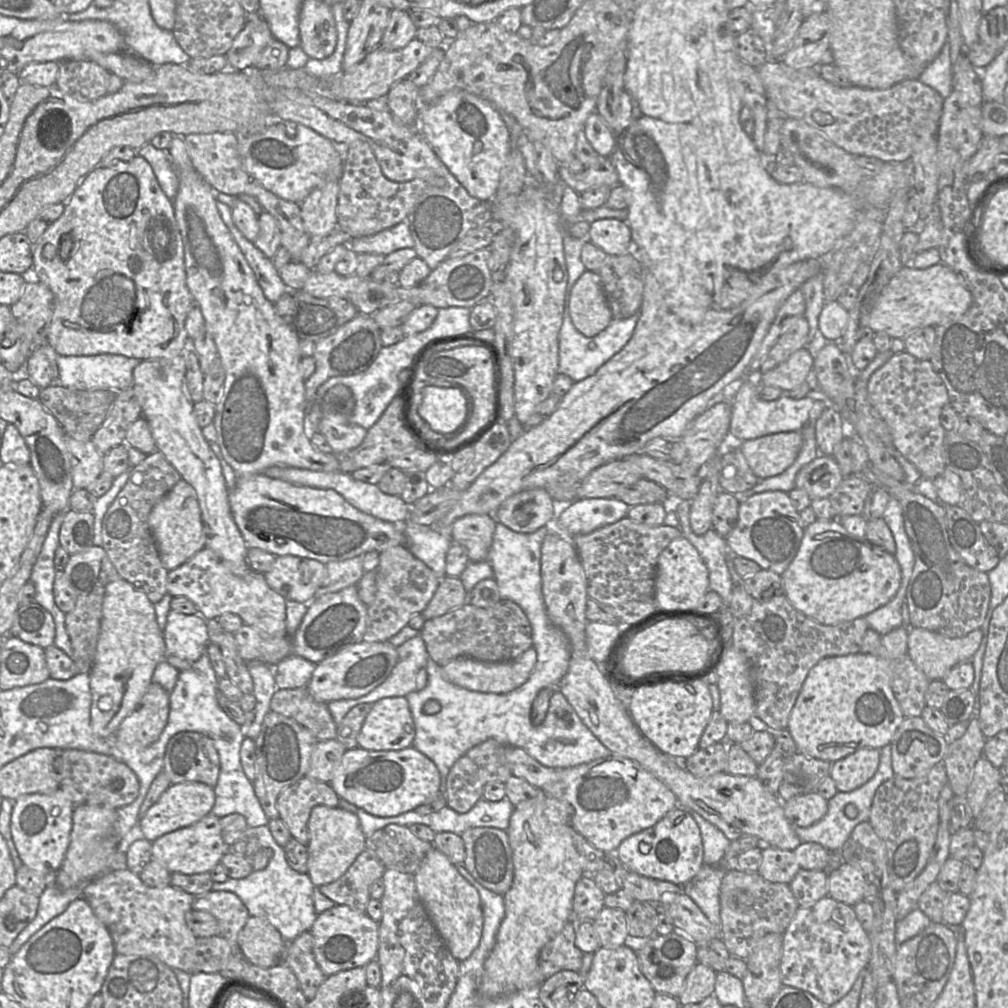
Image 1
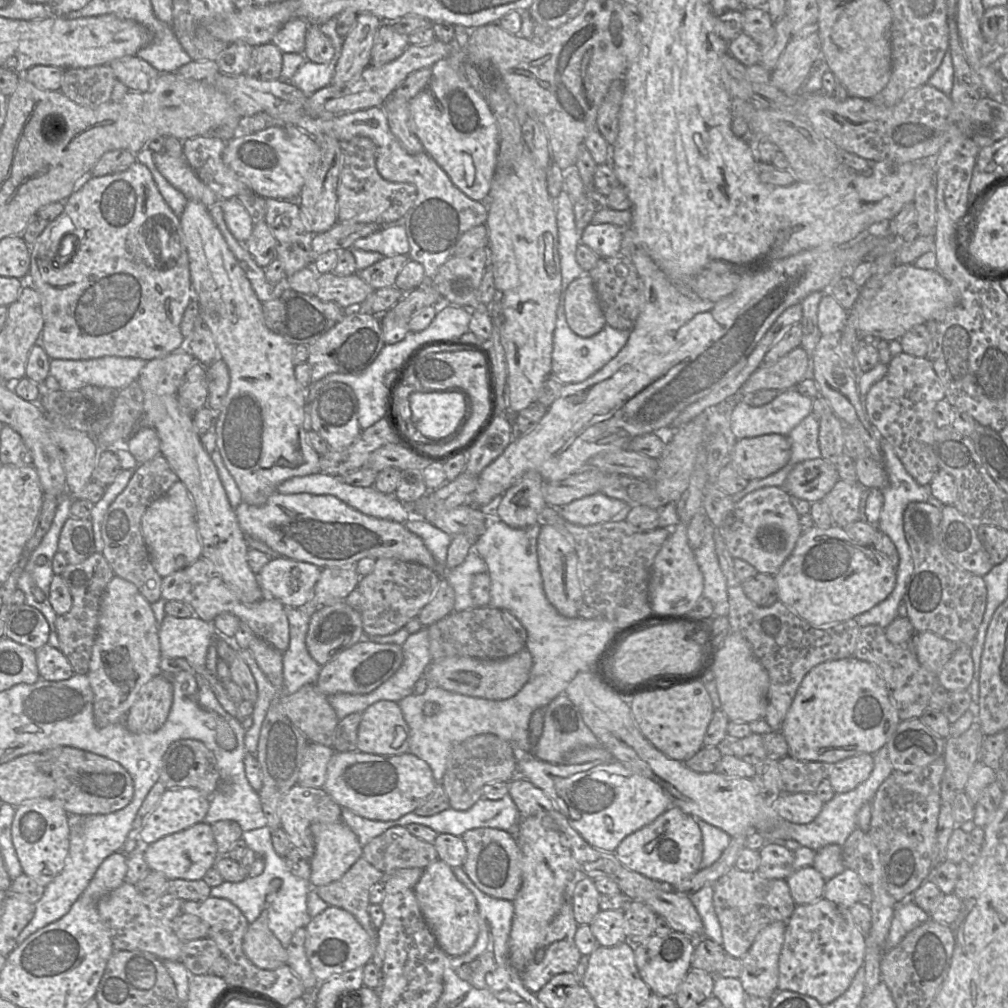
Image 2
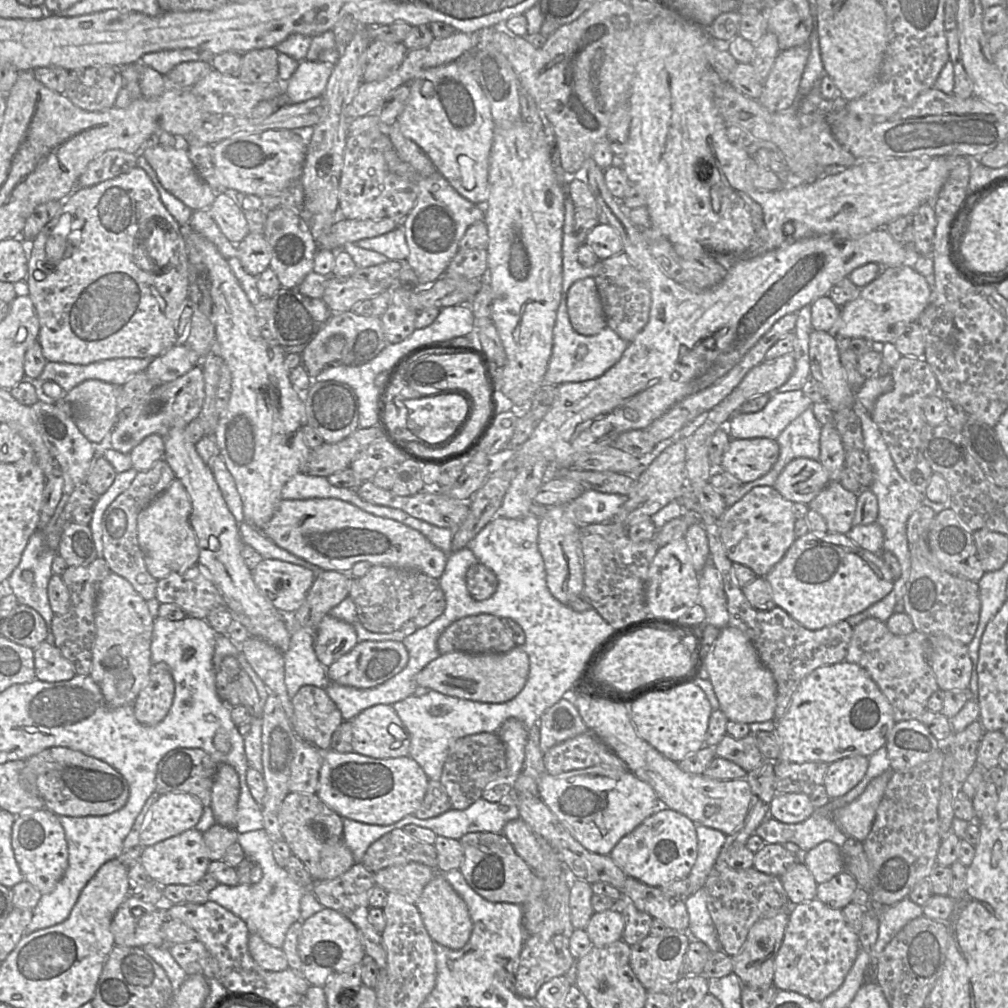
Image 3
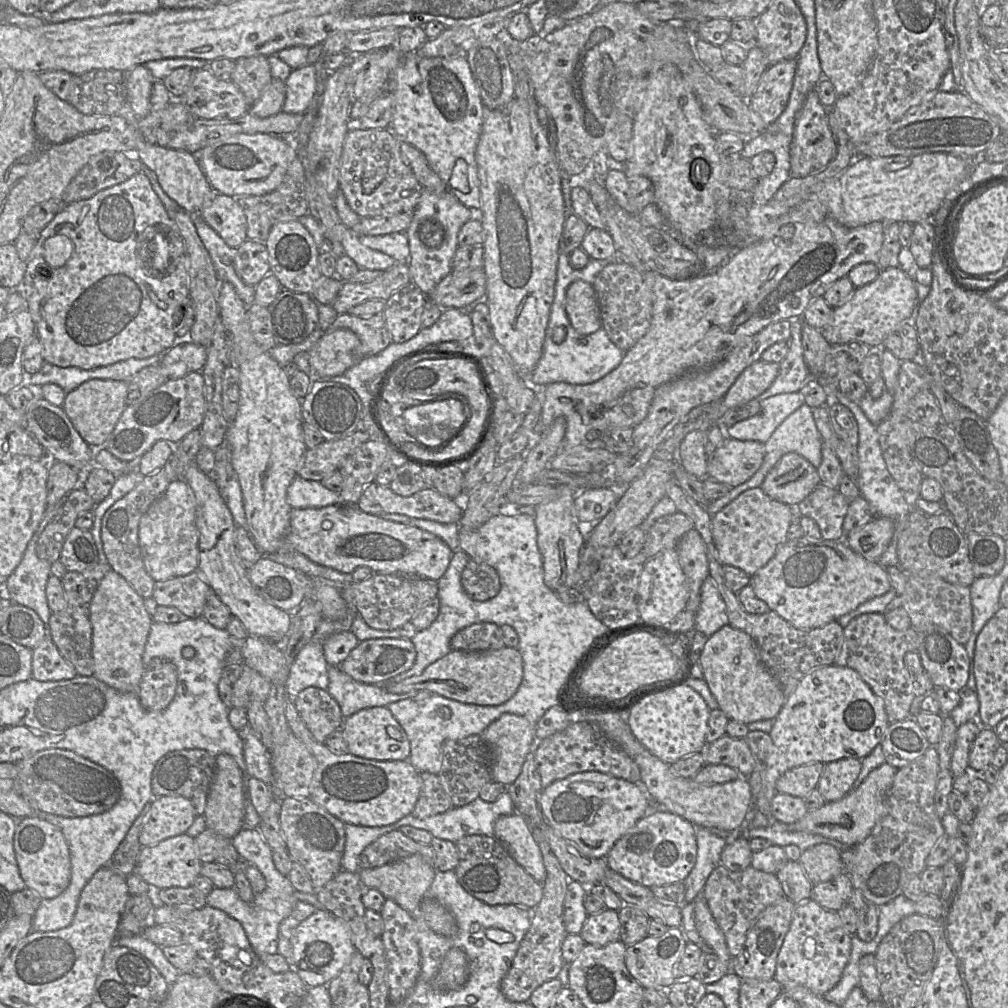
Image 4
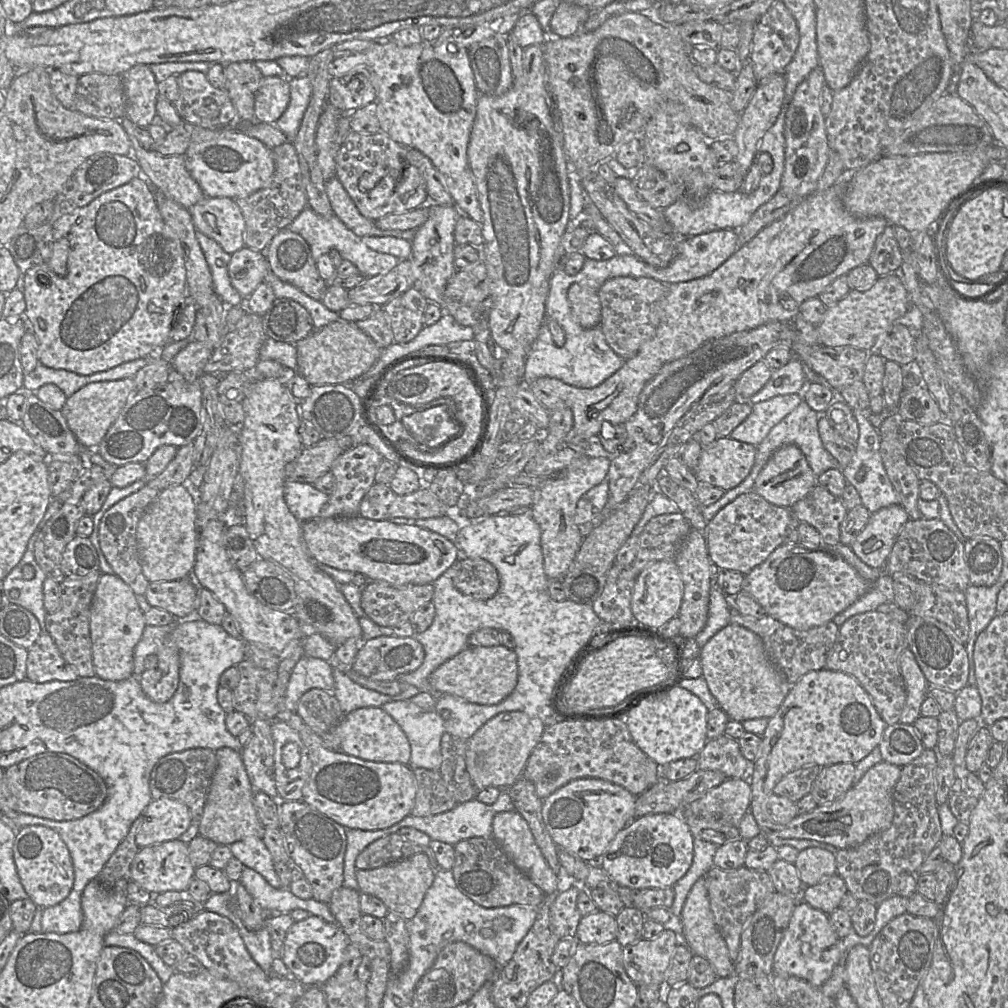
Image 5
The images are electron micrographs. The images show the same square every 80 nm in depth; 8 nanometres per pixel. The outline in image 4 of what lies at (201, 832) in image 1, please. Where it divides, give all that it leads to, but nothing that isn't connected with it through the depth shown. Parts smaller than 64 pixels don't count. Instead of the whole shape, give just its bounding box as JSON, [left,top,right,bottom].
[134,833,203,890]

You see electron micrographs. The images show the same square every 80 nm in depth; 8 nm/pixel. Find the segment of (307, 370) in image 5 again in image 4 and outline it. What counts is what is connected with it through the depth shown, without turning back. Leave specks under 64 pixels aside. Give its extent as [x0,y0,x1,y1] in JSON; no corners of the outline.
[308,328,359,379]

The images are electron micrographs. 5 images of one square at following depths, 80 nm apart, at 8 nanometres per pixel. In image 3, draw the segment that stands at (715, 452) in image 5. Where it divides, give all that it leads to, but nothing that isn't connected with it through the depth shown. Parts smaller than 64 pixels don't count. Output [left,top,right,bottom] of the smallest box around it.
[719,438,779,484]

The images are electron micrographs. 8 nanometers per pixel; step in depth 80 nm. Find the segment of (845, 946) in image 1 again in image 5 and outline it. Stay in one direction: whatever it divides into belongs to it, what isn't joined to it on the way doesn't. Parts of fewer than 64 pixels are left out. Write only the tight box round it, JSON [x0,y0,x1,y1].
[773,900,842,987]

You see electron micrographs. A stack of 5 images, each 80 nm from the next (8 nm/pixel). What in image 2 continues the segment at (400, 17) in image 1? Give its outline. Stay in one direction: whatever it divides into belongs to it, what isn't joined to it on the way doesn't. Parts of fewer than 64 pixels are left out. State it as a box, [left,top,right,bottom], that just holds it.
[370,22,409,66]

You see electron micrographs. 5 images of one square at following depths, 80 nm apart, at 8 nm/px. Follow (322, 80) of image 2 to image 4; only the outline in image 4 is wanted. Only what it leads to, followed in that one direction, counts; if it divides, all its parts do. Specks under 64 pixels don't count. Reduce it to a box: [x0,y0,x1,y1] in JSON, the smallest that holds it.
[282,65,317,114]

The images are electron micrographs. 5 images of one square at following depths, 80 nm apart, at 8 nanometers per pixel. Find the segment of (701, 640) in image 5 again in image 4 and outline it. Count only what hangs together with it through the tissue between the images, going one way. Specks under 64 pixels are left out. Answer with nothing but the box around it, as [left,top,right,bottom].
[694,575,729,637]

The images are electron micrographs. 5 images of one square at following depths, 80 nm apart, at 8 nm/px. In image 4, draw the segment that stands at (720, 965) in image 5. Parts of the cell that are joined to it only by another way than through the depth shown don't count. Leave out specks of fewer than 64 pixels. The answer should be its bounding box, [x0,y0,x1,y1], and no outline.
[693,895,732,963]

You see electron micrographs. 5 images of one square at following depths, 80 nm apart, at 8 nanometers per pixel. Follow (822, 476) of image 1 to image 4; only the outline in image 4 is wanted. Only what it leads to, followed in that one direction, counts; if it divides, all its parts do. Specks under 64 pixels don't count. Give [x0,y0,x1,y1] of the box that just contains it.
[760,452,820,505]

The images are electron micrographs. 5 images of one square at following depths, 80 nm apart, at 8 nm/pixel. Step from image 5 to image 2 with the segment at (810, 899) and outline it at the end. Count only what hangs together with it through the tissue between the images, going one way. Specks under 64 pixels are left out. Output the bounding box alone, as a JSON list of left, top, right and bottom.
[823,868,863,908]

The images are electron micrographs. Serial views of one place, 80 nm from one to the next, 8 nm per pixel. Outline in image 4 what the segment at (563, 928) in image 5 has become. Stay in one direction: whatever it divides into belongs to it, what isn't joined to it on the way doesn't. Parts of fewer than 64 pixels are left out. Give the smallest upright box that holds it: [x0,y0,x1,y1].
[563,881,588,934]

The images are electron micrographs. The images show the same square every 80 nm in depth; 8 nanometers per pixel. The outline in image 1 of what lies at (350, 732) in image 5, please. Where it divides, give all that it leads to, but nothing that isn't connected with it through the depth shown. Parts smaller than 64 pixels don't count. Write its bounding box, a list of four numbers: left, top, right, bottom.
[357,697,415,751]

